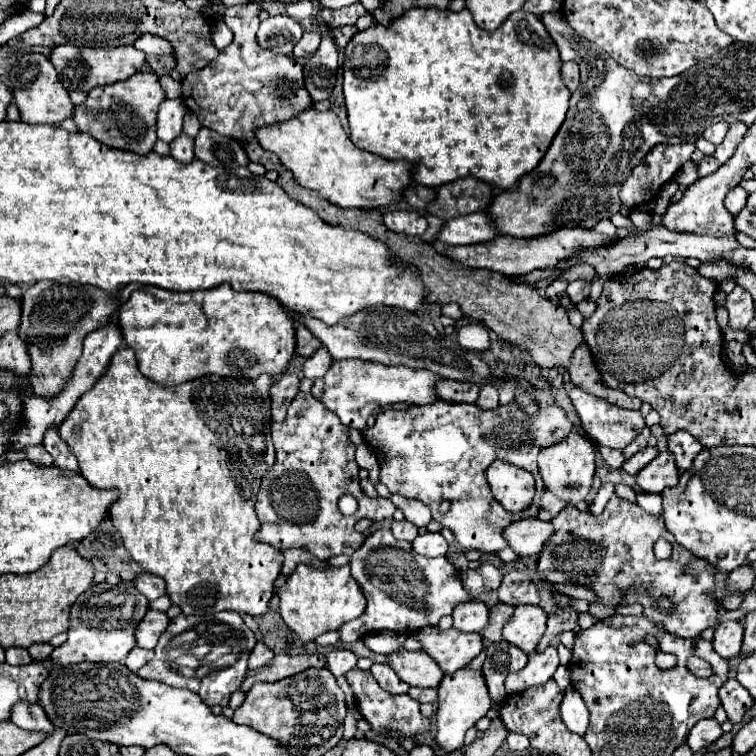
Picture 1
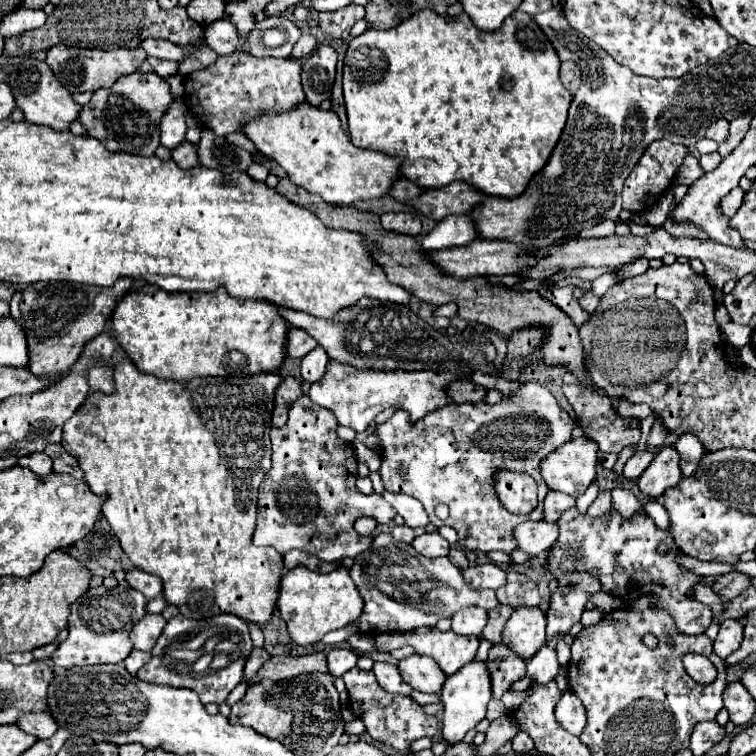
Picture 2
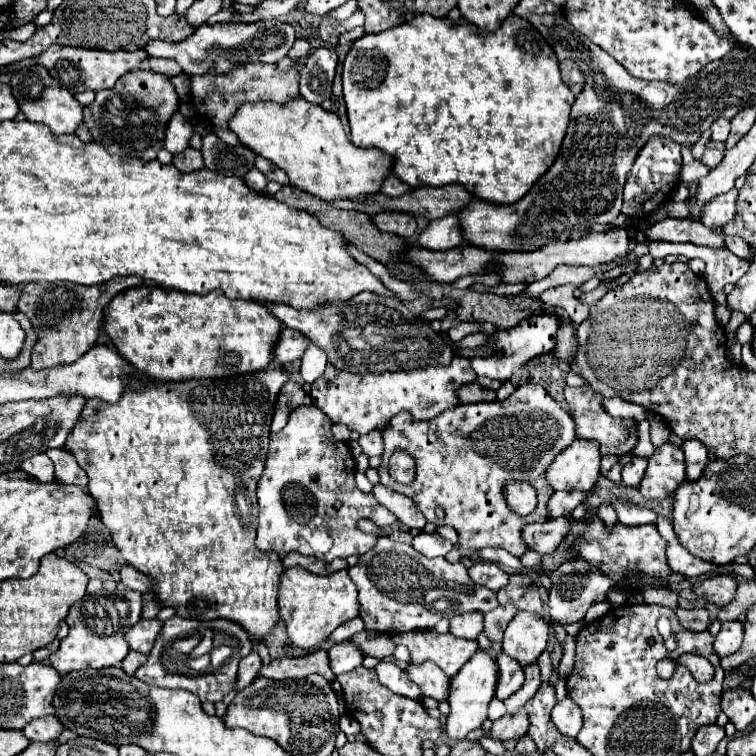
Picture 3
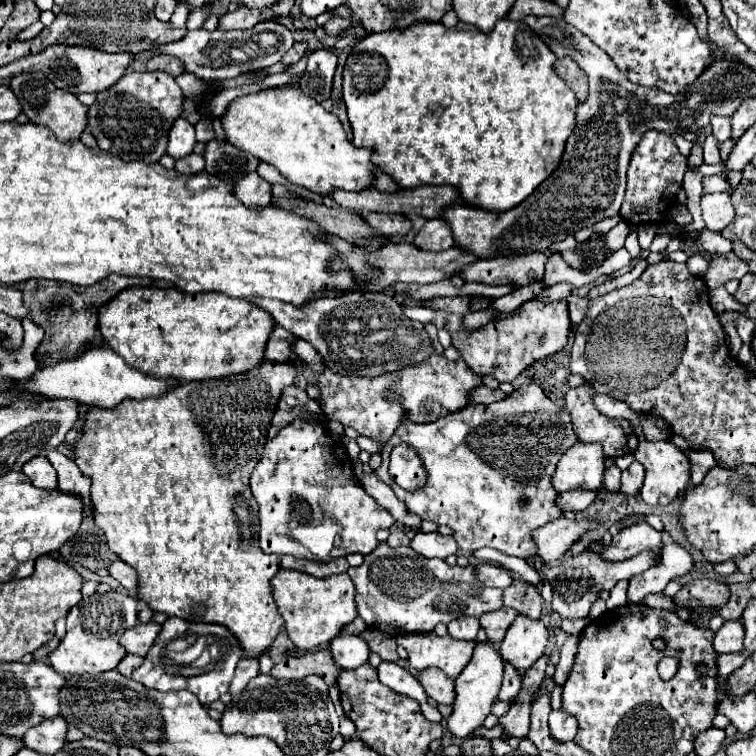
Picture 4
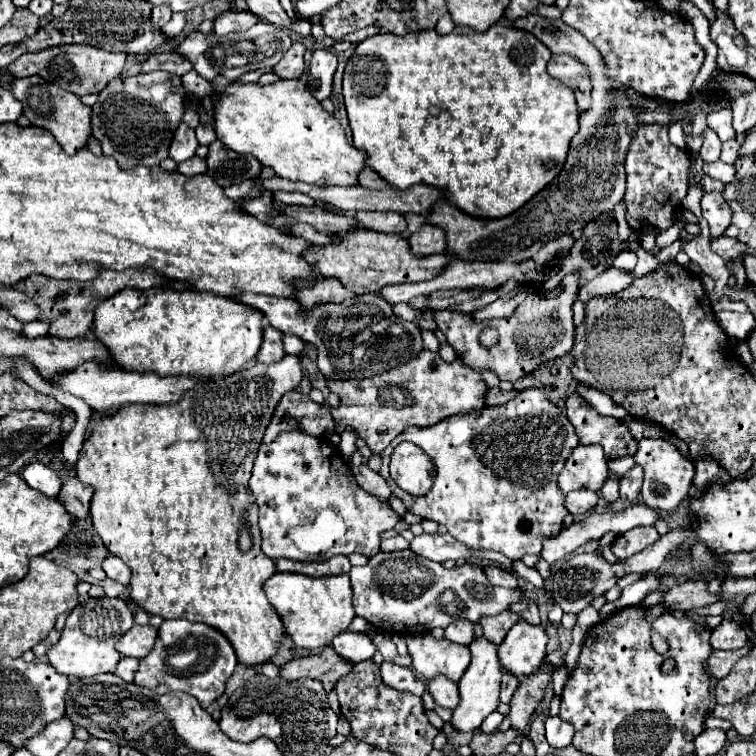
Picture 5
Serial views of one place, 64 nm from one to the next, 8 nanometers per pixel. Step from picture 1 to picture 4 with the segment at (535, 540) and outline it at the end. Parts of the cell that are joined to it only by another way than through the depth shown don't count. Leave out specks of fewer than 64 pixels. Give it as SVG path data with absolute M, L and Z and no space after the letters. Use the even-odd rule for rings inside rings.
M564 516L544 528L534 532L534 540L538 544L538 554L544 562L554 562L562 554L566 554L574 542L578 542L588 530L596 530L600 526L598 520L566 520Z

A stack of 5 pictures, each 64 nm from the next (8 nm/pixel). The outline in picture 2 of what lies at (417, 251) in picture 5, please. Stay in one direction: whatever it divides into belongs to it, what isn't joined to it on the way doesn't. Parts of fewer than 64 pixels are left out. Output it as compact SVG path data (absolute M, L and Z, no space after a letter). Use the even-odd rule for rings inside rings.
M468 214L446 216L444 220L436 224L436 228L432 228L432 232L428 232L422 238L420 242L422 248L424 250L446 250L452 246L470 244L472 238L476 240L476 230L472 230L470 220L472 218Z

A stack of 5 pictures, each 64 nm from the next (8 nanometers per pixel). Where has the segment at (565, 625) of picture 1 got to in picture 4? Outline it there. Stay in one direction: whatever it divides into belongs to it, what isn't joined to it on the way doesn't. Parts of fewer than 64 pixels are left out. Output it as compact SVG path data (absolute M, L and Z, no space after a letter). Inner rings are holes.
M644 550L638 556L632 556L630 560L624 560L624 562L608 562L608 560L602 560L598 552L582 552L566 558L556 566L544 564L542 576L554 590L552 610L556 610L562 618L586 618L590 612L590 606L596 602L596 598L602 592L612 590L616 582L622 578L630 580L632 576L642 574L644 570L654 566L658 558L660 558L660 550Z

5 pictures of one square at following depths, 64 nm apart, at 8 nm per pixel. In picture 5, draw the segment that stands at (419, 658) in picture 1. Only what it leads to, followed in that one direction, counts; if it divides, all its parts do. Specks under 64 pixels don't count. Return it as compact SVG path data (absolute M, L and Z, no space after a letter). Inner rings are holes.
M440 676L440 680L428 682L428 692L436 700L436 704L442 706L442 708L454 710L458 706L458 702L460 702L458 684L452 682L452 680L444 680L444 676Z

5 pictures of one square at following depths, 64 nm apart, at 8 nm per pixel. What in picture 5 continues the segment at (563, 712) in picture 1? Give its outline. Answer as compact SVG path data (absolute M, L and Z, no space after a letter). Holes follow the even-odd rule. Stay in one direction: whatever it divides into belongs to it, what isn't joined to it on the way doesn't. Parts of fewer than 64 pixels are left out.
M558 716L546 720L546 740L552 748L564 748L572 740L572 724L564 724Z

